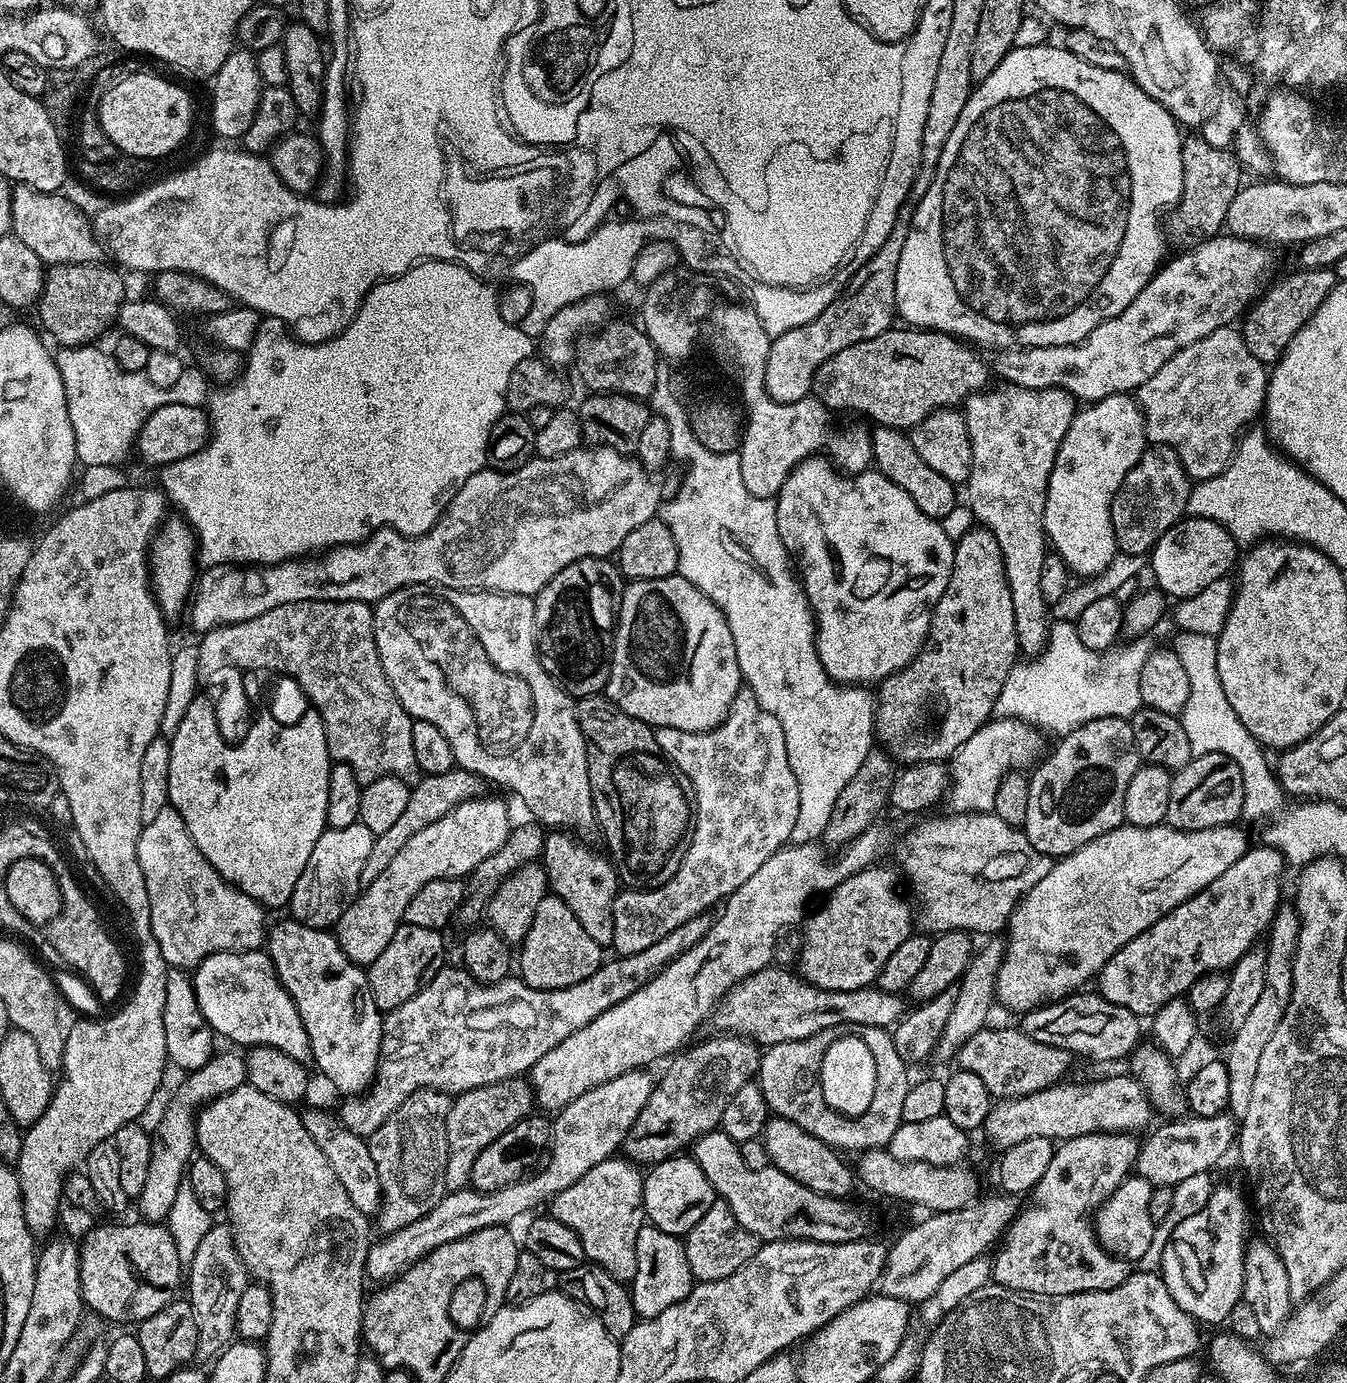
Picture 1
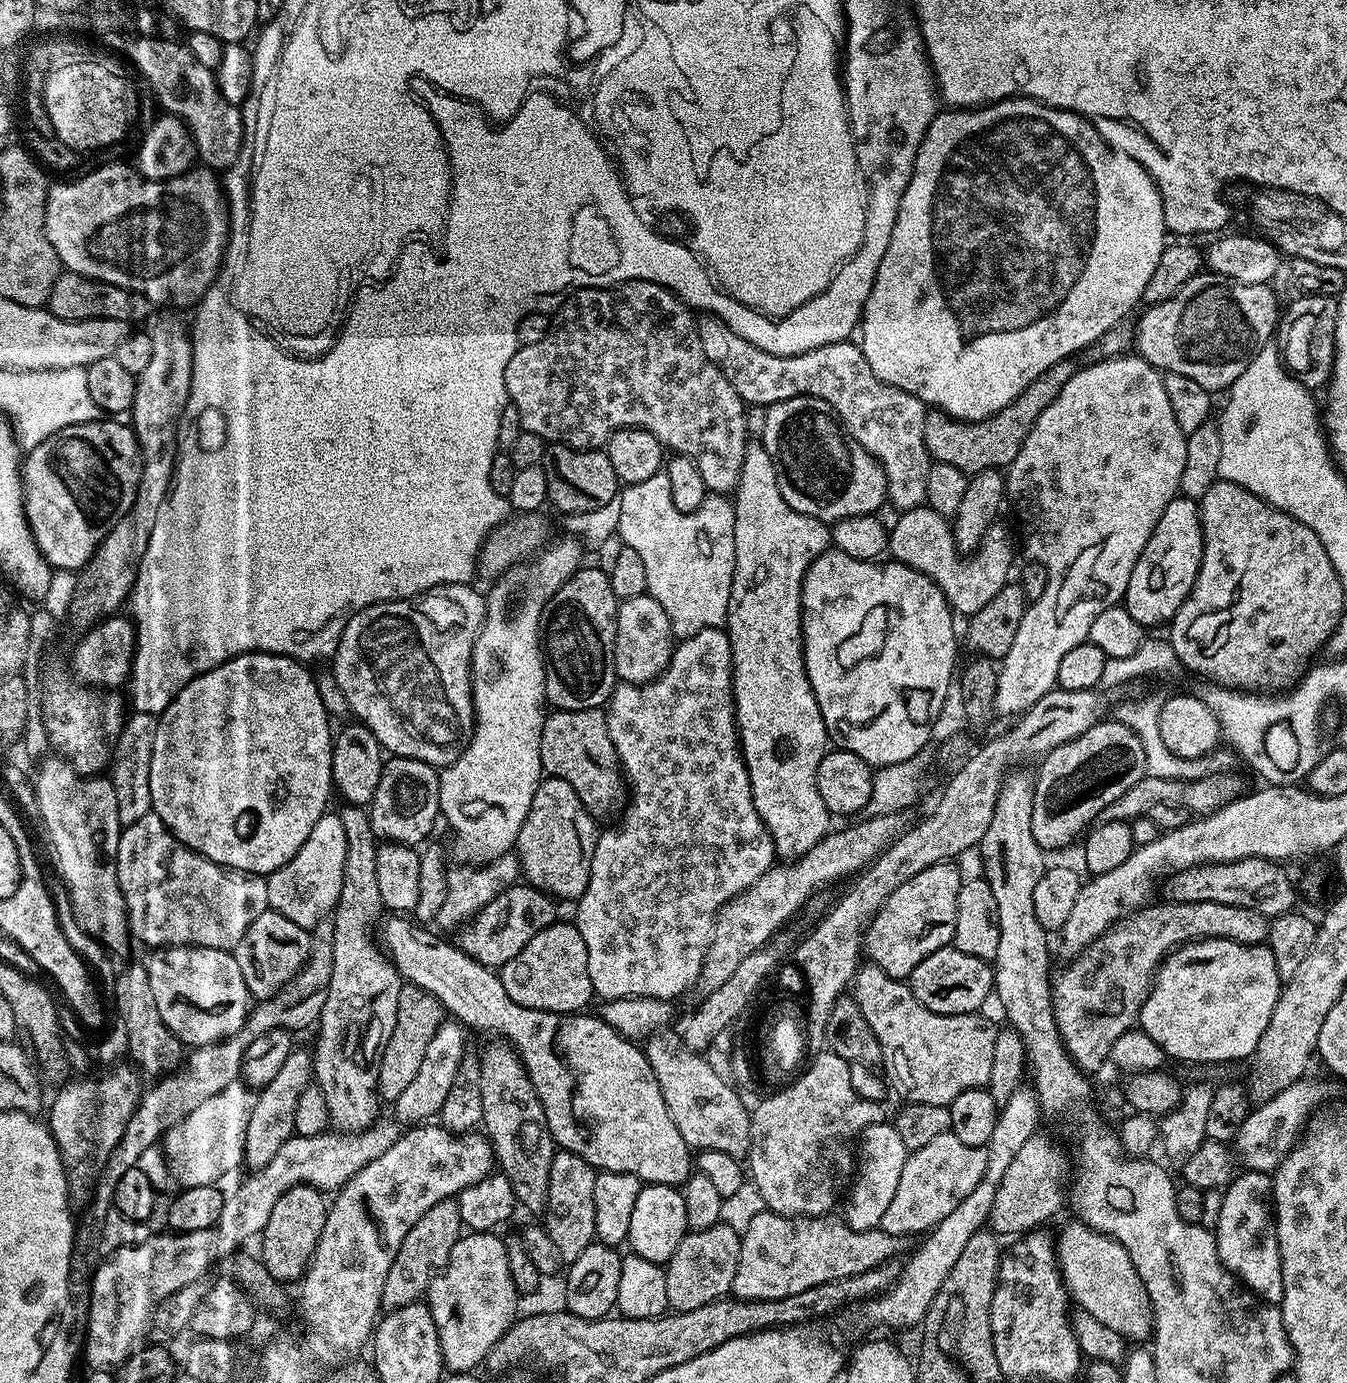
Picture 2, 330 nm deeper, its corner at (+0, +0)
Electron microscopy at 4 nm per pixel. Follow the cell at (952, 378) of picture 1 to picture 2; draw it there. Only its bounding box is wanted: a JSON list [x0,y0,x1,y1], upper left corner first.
[924,358,1078,474]

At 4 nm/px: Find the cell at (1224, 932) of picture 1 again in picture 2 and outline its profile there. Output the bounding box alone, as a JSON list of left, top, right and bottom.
[1138,936,1281,1064]

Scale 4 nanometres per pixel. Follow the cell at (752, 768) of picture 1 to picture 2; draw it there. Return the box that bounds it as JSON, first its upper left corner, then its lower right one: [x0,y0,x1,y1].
[574,627,777,1001]

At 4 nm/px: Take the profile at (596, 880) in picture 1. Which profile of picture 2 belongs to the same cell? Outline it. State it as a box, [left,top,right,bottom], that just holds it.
[514,776,598,901]

